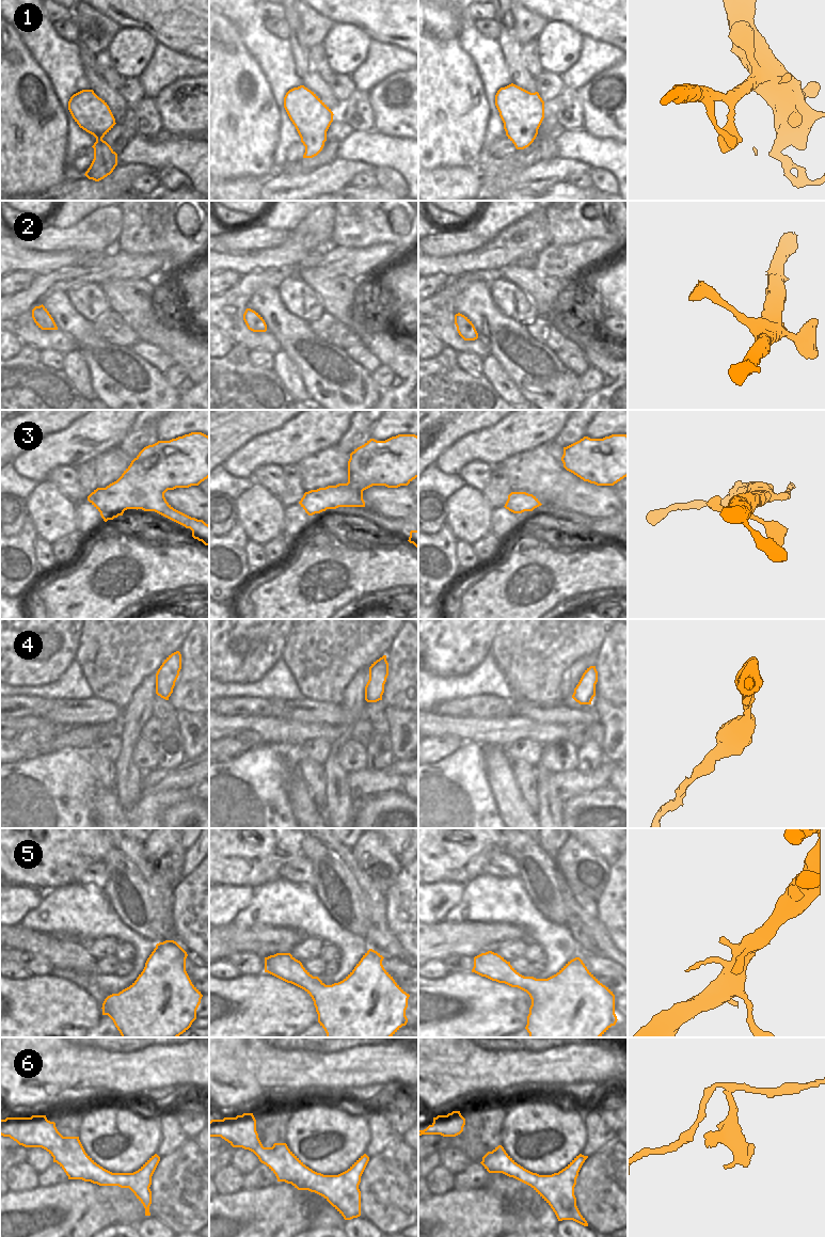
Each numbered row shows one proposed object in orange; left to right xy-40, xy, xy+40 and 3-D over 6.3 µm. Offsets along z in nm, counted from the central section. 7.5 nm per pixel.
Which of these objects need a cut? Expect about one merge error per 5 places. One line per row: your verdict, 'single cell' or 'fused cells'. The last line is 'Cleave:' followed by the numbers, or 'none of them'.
1: single cell
2: single cell
3: single cell
4: single cell
5: single cell
6: single cell
Cleave: none of them

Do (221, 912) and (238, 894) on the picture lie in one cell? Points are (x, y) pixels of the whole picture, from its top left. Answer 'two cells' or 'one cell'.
one cell

